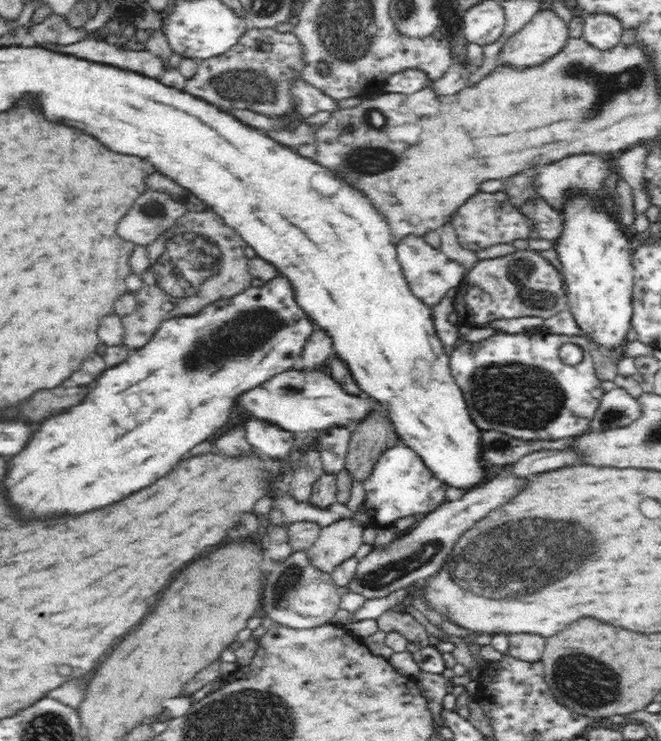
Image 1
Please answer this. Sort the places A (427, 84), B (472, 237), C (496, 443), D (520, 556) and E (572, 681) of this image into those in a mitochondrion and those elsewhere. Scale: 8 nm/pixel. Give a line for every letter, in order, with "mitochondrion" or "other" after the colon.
A: other
B: other
C: mitochondrion
D: mitochondrion
E: mitochondrion

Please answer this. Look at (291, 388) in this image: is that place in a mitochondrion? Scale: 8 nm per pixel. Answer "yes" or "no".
yes

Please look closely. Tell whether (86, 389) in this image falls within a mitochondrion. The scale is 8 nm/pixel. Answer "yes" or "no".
no

